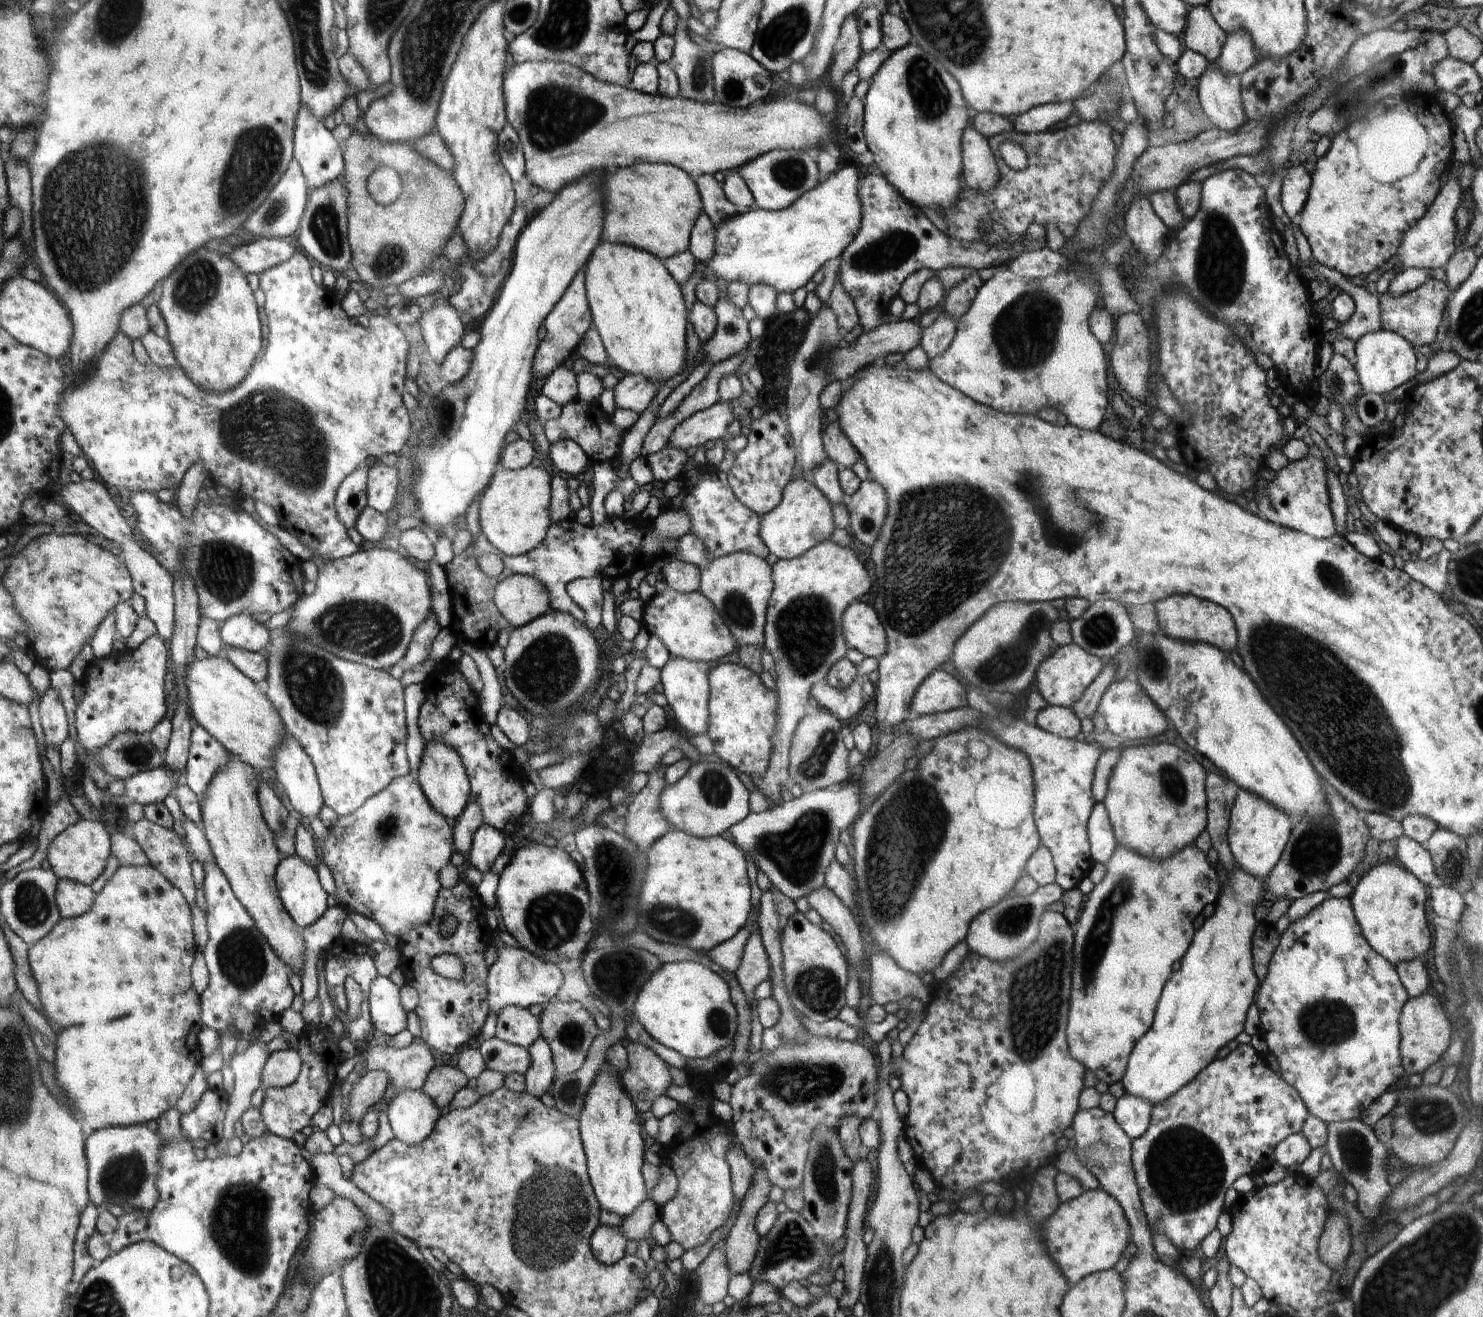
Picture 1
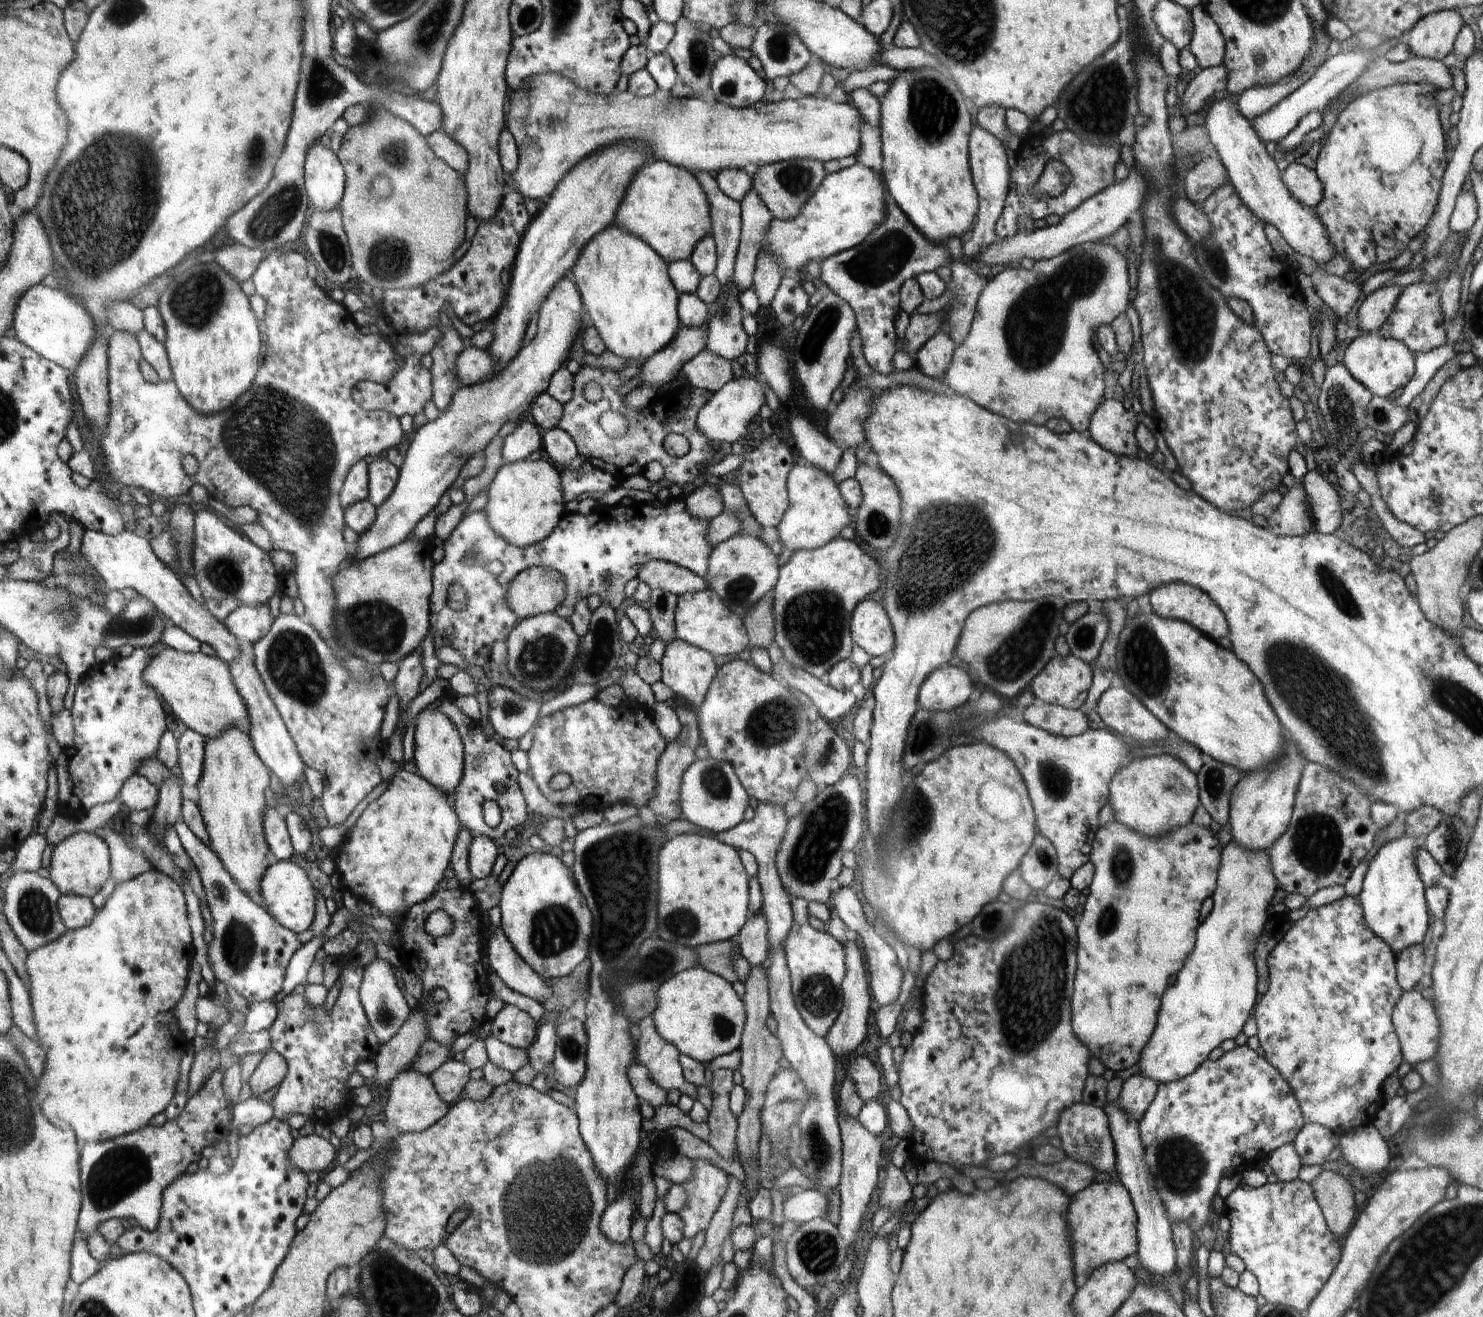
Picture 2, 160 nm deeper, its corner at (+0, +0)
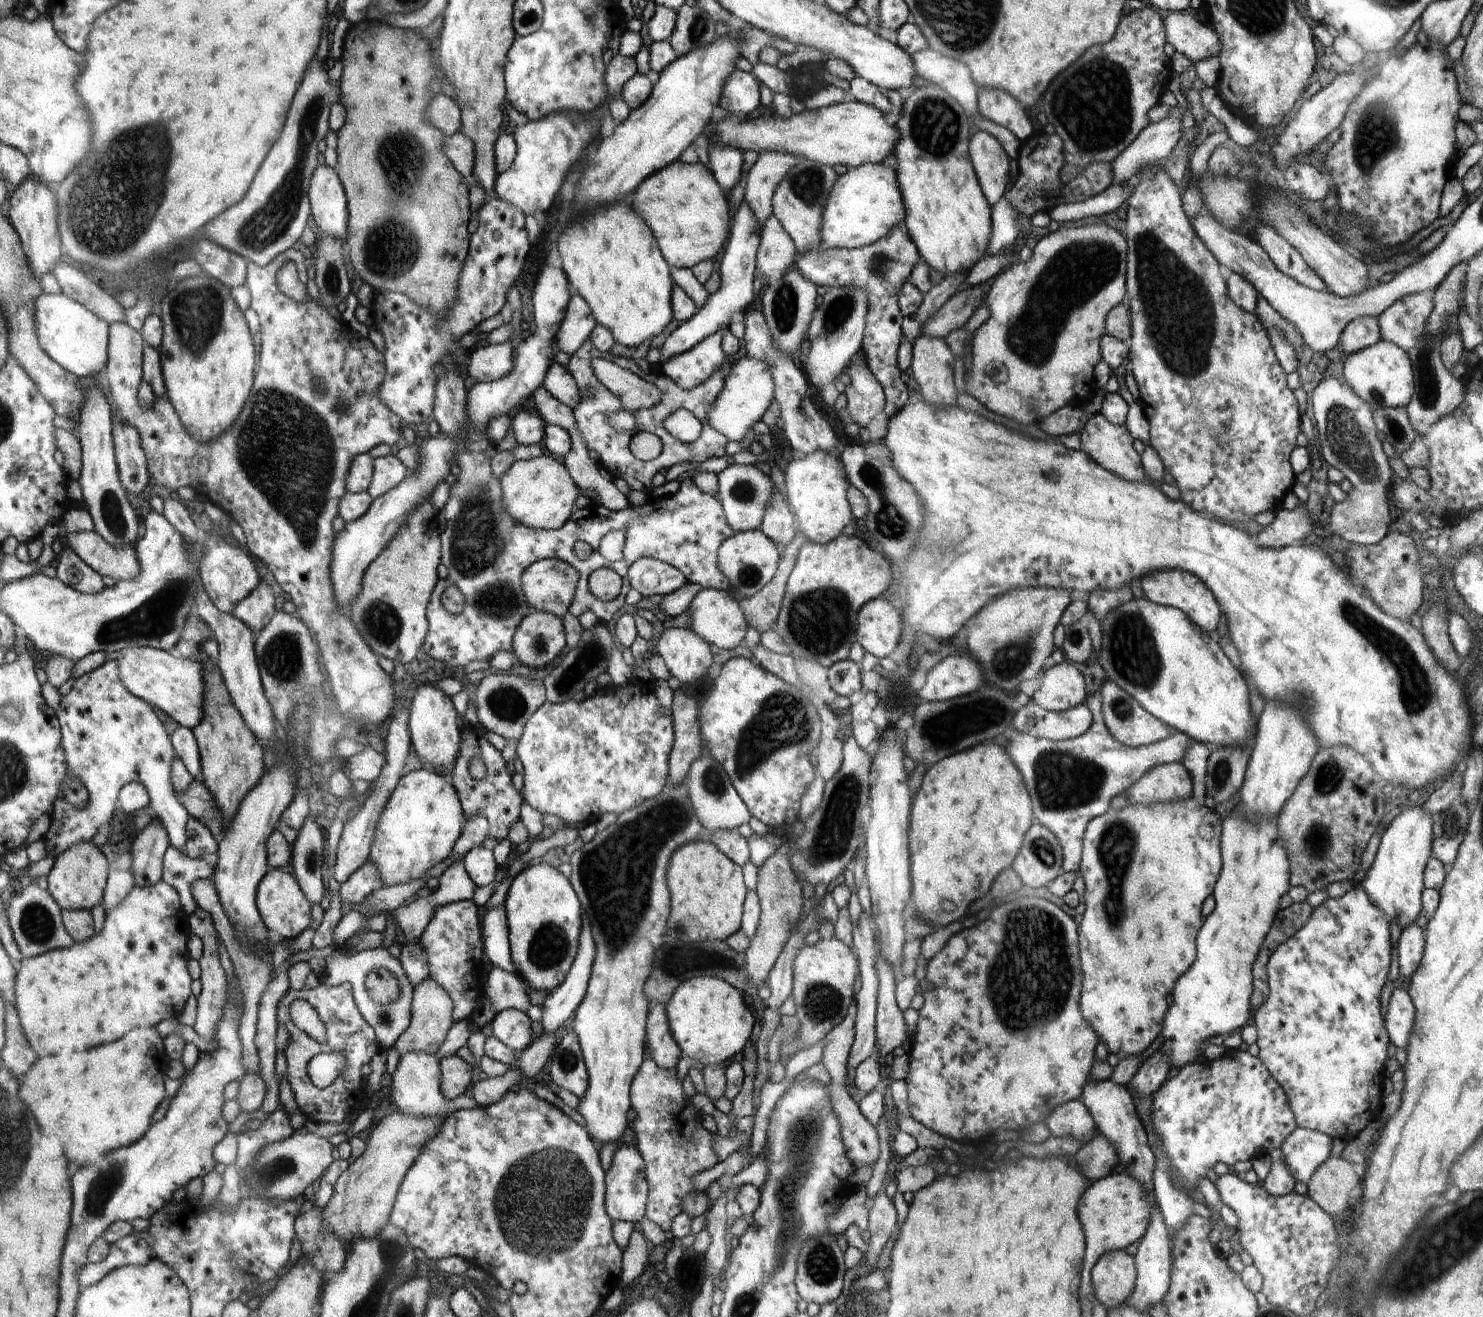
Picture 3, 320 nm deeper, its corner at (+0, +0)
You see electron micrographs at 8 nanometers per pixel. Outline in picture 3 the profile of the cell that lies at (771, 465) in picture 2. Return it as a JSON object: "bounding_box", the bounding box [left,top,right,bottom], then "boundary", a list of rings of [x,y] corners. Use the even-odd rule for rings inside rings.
{"bounding_box":[759,486,798,547],"boundary":[[[776,486],[775,500],[766,509],[759,529],[775,541],[775,544],[785,547],[798,534],[795,515],[783,502]]]}

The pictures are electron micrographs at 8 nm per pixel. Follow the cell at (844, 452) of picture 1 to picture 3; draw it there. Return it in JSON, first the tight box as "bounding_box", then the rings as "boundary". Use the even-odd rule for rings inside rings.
{"bounding_box":[845,352,885,430],"boundary":[[[858,352],[847,368],[850,384],[845,388],[847,409],[854,421],[852,430],[867,427],[874,416],[885,407],[885,394],[882,385],[876,380],[864,360],[864,354]]]}

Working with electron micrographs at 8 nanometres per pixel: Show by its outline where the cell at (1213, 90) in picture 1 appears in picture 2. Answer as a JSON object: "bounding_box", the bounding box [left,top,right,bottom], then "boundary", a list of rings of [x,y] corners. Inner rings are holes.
{"bounding_box":[1205,99,1337,268],"boundary":[[[1236,99],[1213,101],[1205,125],[1208,136],[1217,150],[1217,156],[1226,167],[1229,183],[1255,216],[1265,224],[1274,225],[1297,254],[1309,256],[1321,268],[1328,260],[1332,260],[1337,250],[1328,238],[1320,217],[1314,209],[1306,208],[1293,198],[1271,156],[1271,149],[1262,142],[1249,120],[1238,112]]]}

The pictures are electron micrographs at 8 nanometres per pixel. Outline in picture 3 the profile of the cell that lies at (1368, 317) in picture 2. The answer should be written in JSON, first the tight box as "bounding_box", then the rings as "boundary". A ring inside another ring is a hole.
{"bounding_box":[1339,317,1381,356],"boundary":[[[1358,317],[1351,320],[1342,331],[1339,350],[1344,356],[1364,350],[1381,340],[1377,317]]]}

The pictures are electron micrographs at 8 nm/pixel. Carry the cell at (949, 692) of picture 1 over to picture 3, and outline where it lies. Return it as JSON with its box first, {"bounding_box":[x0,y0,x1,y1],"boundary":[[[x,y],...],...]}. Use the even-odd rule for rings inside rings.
{"bounding_box":[917,654,982,701],"boundary":[[[949,654],[928,674],[917,701],[947,701],[971,695],[982,686],[982,670],[970,655]]]}

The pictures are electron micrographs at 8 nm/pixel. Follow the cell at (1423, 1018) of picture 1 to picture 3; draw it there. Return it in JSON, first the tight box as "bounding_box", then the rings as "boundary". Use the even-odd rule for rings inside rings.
{"bounding_box":[1384,986,1415,1051],"boundary":[[[1395,986],[1386,1010],[1384,1024],[1390,1040],[1396,1047],[1407,1051],[1415,1021],[1415,1008],[1406,986]]]}

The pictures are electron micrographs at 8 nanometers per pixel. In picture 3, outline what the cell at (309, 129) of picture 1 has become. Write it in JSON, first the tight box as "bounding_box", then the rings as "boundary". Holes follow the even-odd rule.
{"bounding_box":[311,165,349,240],"boundary":[[[328,165],[319,166],[311,184],[312,218],[319,236],[346,240],[349,230],[349,206],[344,198],[339,175]]]}

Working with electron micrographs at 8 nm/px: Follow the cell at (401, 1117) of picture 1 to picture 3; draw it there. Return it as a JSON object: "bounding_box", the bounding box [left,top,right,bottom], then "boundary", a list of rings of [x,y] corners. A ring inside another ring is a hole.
{"bounding_box":[392,1051,478,1117],"boundary":[[[408,1051],[399,1058],[393,1074],[392,1093],[393,1101],[400,1111],[417,1117],[446,1117],[458,1109],[473,1109],[478,1106],[472,1096],[460,1096],[450,1100],[443,1095],[442,1070],[440,1060],[436,1056],[424,1051]]]}

